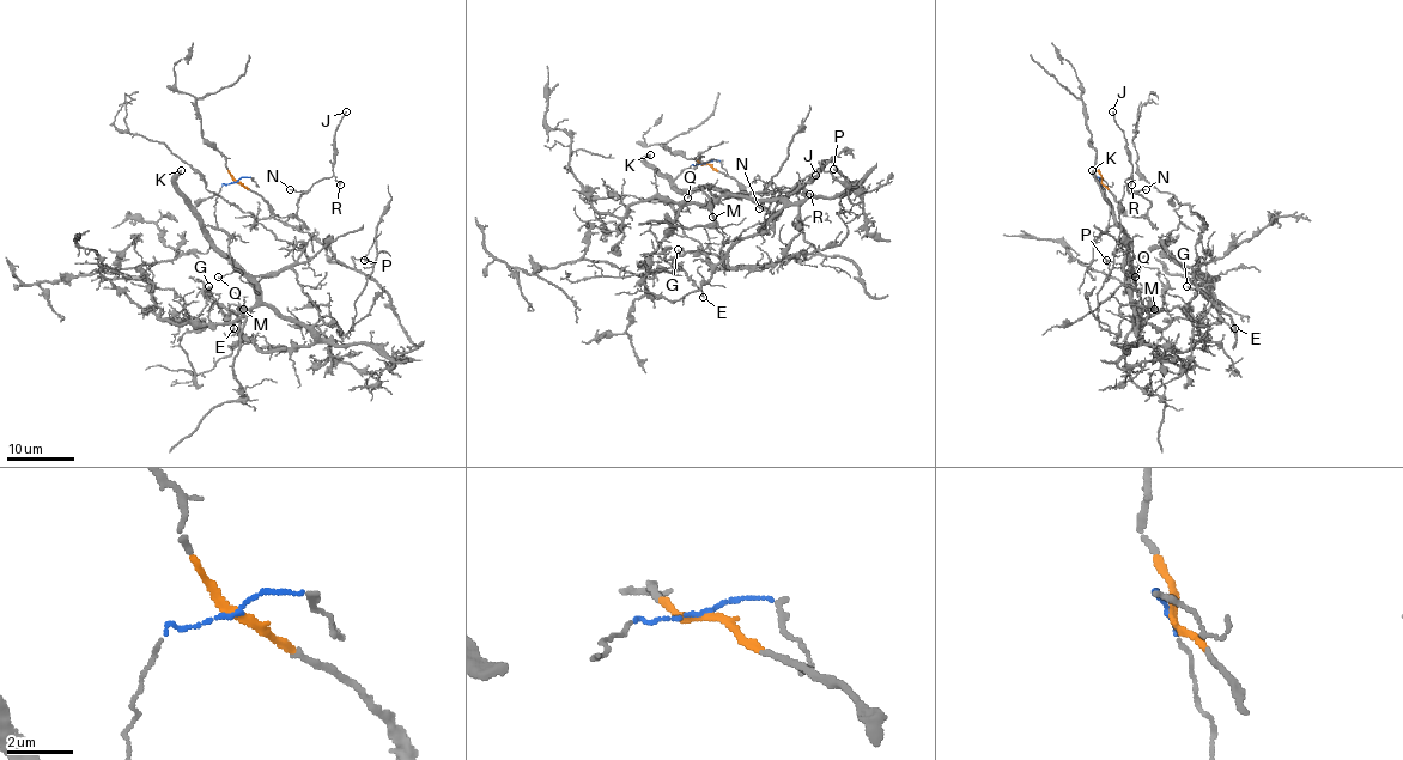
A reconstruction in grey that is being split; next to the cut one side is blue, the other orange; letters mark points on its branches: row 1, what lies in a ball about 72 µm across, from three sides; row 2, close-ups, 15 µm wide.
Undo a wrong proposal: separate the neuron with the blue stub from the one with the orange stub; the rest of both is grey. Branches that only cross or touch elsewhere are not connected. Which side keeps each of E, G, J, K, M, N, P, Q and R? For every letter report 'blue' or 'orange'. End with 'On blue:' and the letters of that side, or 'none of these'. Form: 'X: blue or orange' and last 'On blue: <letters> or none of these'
E: blue
G: blue
J: orange
K: blue
M: blue
N: orange
P: blue
Q: blue
R: orange
On blue: E, G, K, M, P, Q

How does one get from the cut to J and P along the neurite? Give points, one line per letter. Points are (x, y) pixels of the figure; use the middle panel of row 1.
J: (705, 163), (726, 174), (766, 213), (779, 189), (789, 188), (802, 195), (806, 182), (815, 175)
P: (705, 163), (674, 183), (783, 198), (814, 178), (823, 162), (843, 175), (832, 168)

